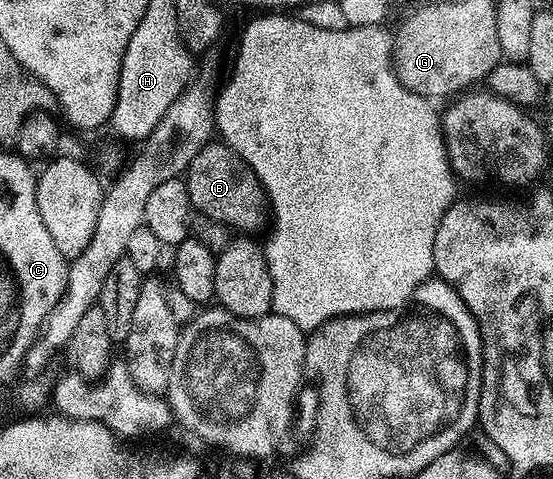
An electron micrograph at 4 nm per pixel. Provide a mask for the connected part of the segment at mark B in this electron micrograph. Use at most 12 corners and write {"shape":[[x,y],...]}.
{"shape":[[226,143],[187,166],[191,206],[239,233],[268,226],[263,182]]}

